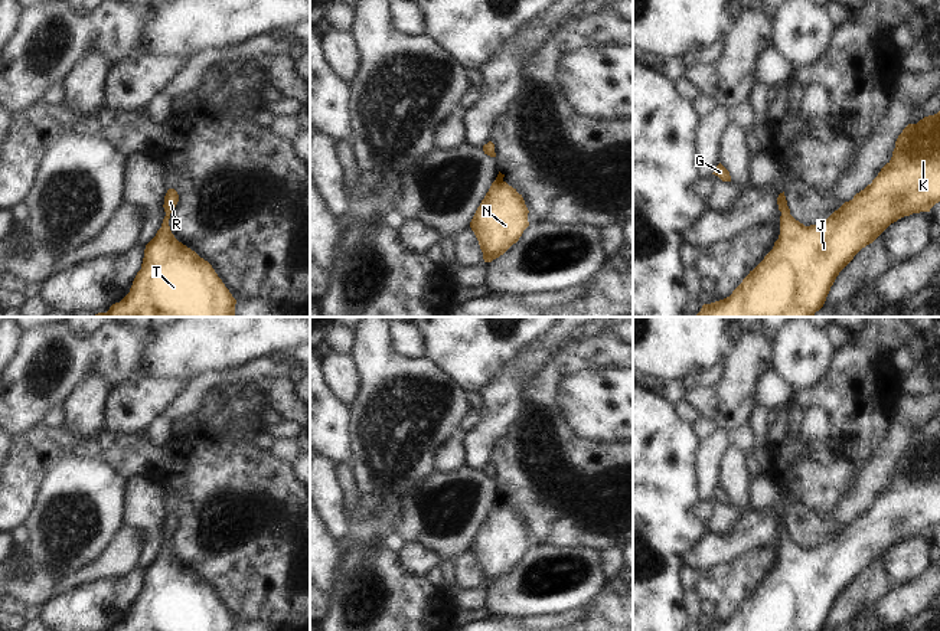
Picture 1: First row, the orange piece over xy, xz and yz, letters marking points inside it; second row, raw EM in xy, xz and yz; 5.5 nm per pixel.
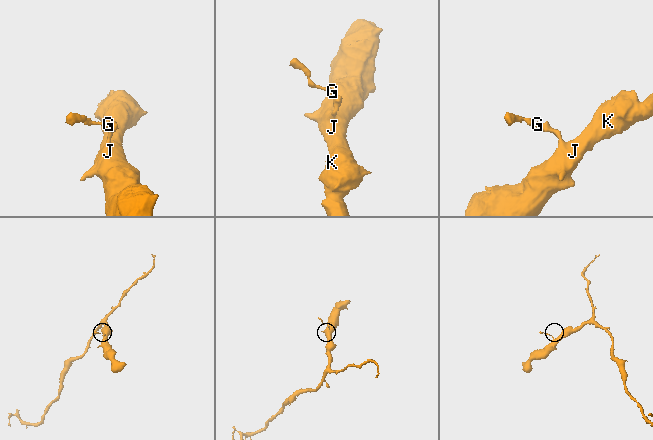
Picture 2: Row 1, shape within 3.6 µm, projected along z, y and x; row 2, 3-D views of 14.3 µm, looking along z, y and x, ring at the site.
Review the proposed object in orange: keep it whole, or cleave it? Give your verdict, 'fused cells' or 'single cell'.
single cell

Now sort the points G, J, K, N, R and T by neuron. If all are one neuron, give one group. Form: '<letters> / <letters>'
G J K N R T

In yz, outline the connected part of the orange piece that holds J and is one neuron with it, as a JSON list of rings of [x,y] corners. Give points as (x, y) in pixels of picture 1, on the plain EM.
[[[940,434],[908,447],[895,464],[891,483],[852,523],[828,542],[804,549],[790,537],[784,514],[777,527],[781,534],[780,558],[773,572],[724,622],[702,631],[822,631],[839,595],[891,546],[913,536],[930,534],[940,524]]]

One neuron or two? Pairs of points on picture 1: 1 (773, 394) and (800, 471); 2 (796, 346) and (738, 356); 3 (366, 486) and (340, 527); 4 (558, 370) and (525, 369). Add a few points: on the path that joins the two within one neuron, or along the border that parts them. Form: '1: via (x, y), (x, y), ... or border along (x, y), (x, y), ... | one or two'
1: border along (796, 392), (787, 408) | two
2: border along (772, 340), (773, 368) | two
3: border along (345, 513), (348, 523), (346, 538) | two
4: border along (564, 346), (524, 386) | two

